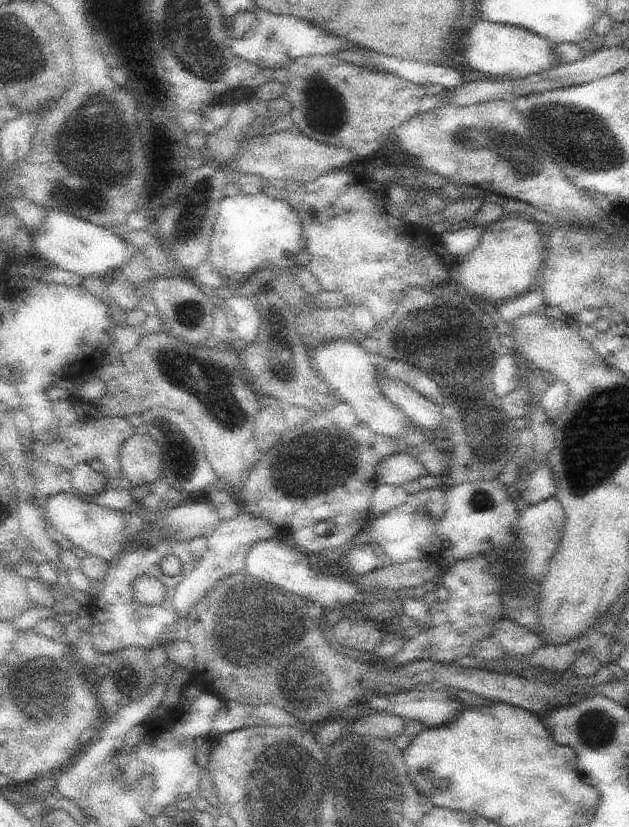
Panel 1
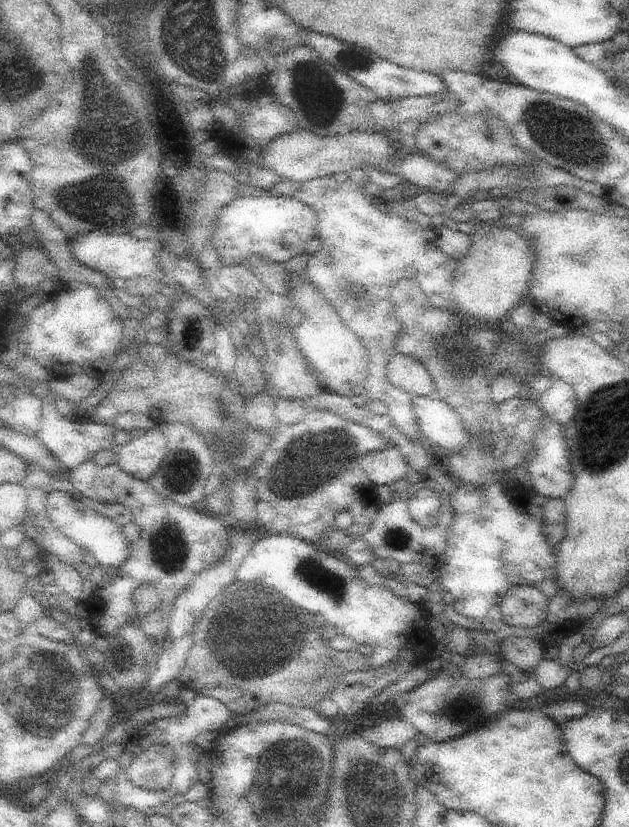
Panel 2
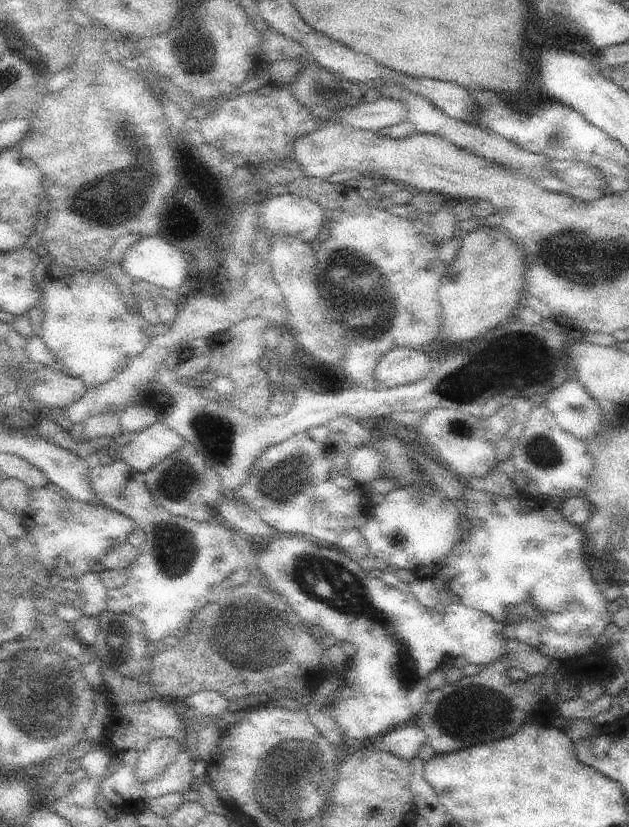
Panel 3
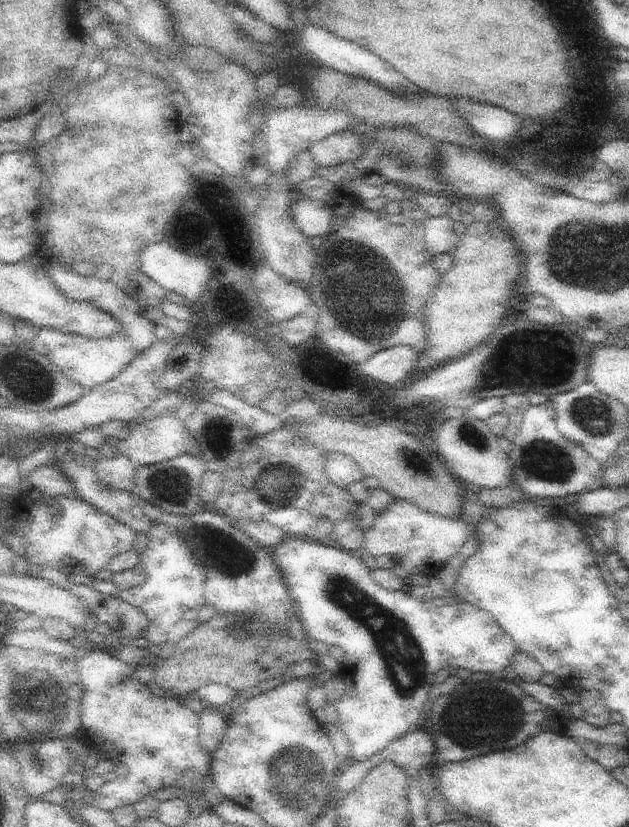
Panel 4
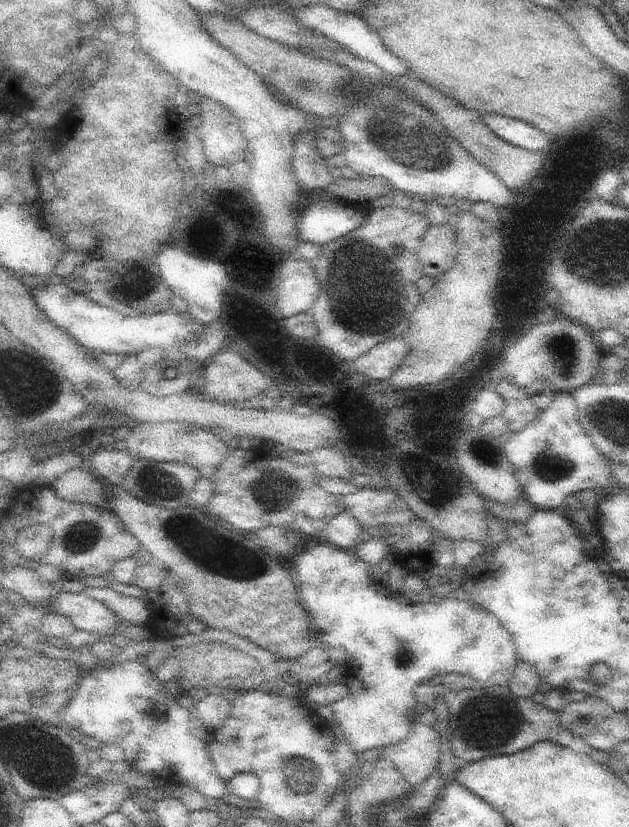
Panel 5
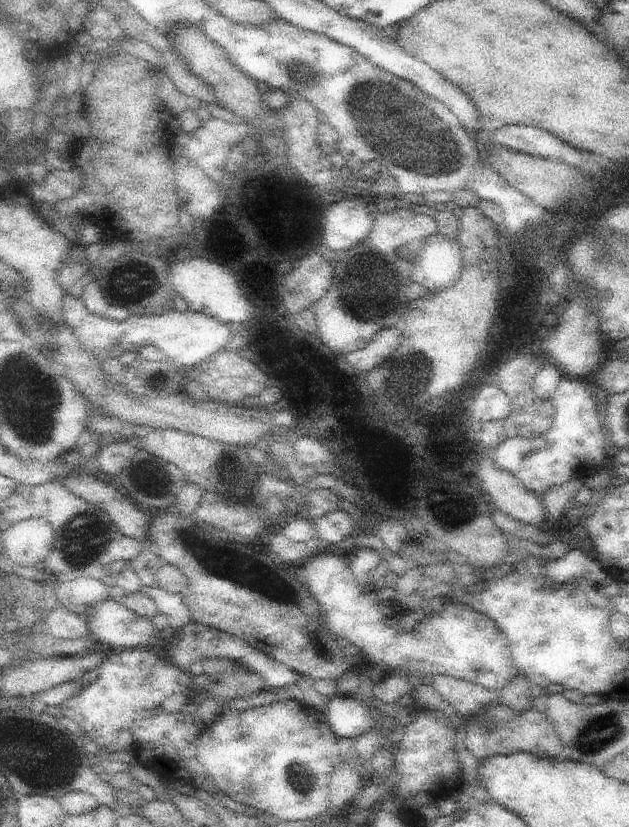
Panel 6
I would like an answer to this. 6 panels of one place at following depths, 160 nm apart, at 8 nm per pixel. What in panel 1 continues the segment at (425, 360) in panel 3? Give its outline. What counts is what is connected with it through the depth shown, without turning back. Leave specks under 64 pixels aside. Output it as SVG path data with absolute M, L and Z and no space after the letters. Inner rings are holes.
M391 359L384 361L384 369L389 377L404 381L415 388L422 396L445 409L445 396L437 382L432 380L419 367L408 364L404 360Z

